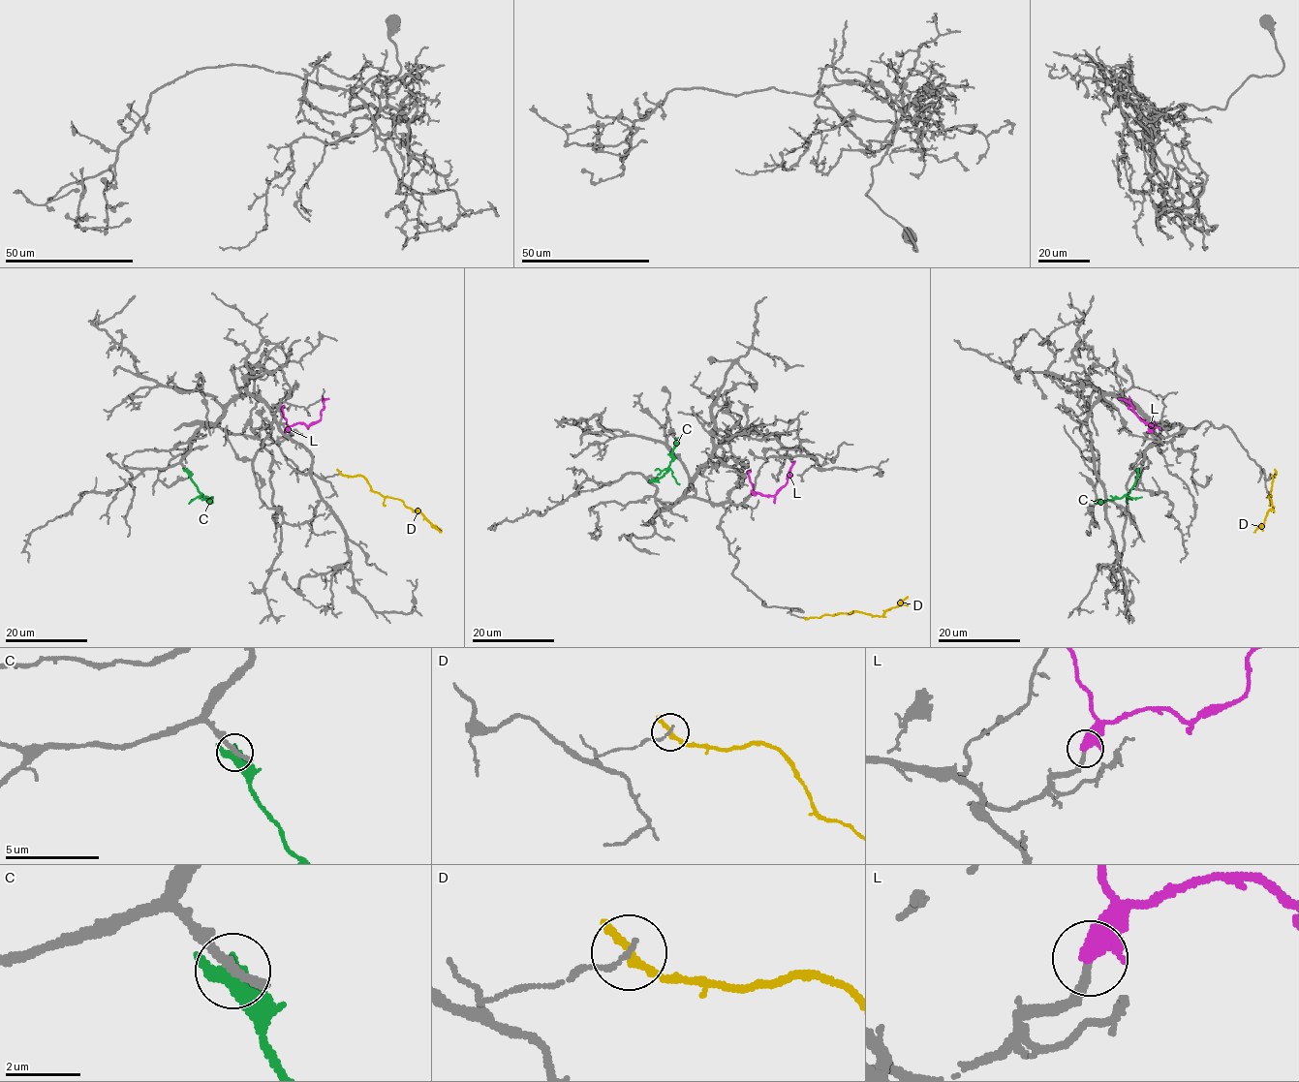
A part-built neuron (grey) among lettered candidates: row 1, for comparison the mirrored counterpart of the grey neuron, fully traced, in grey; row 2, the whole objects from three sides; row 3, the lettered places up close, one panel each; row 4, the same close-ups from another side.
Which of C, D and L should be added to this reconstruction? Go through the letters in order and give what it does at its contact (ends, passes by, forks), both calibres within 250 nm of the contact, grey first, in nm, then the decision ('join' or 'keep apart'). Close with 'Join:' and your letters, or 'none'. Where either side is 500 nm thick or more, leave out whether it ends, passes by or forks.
C: it passes by; 320 nm thick on the grey side, 440 nm on the other; keep apart
D: it ends there; 120 nm thick on the grey side, 280 nm on the other; keep apart
L: it passes by; 240 nm thick on the grey side, 440 nm on the other; join
Join: L

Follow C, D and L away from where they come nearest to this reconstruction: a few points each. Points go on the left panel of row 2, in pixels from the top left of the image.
C: (187, 470), (199, 492), (213, 503)
D: (340, 473), (362, 476), (374, 491), (398, 498), (406, 506), (417, 509), (442, 532)
L: (285, 432), (298, 422), (308, 425), (317, 422), (321, 418), (324, 402), (328, 398)

